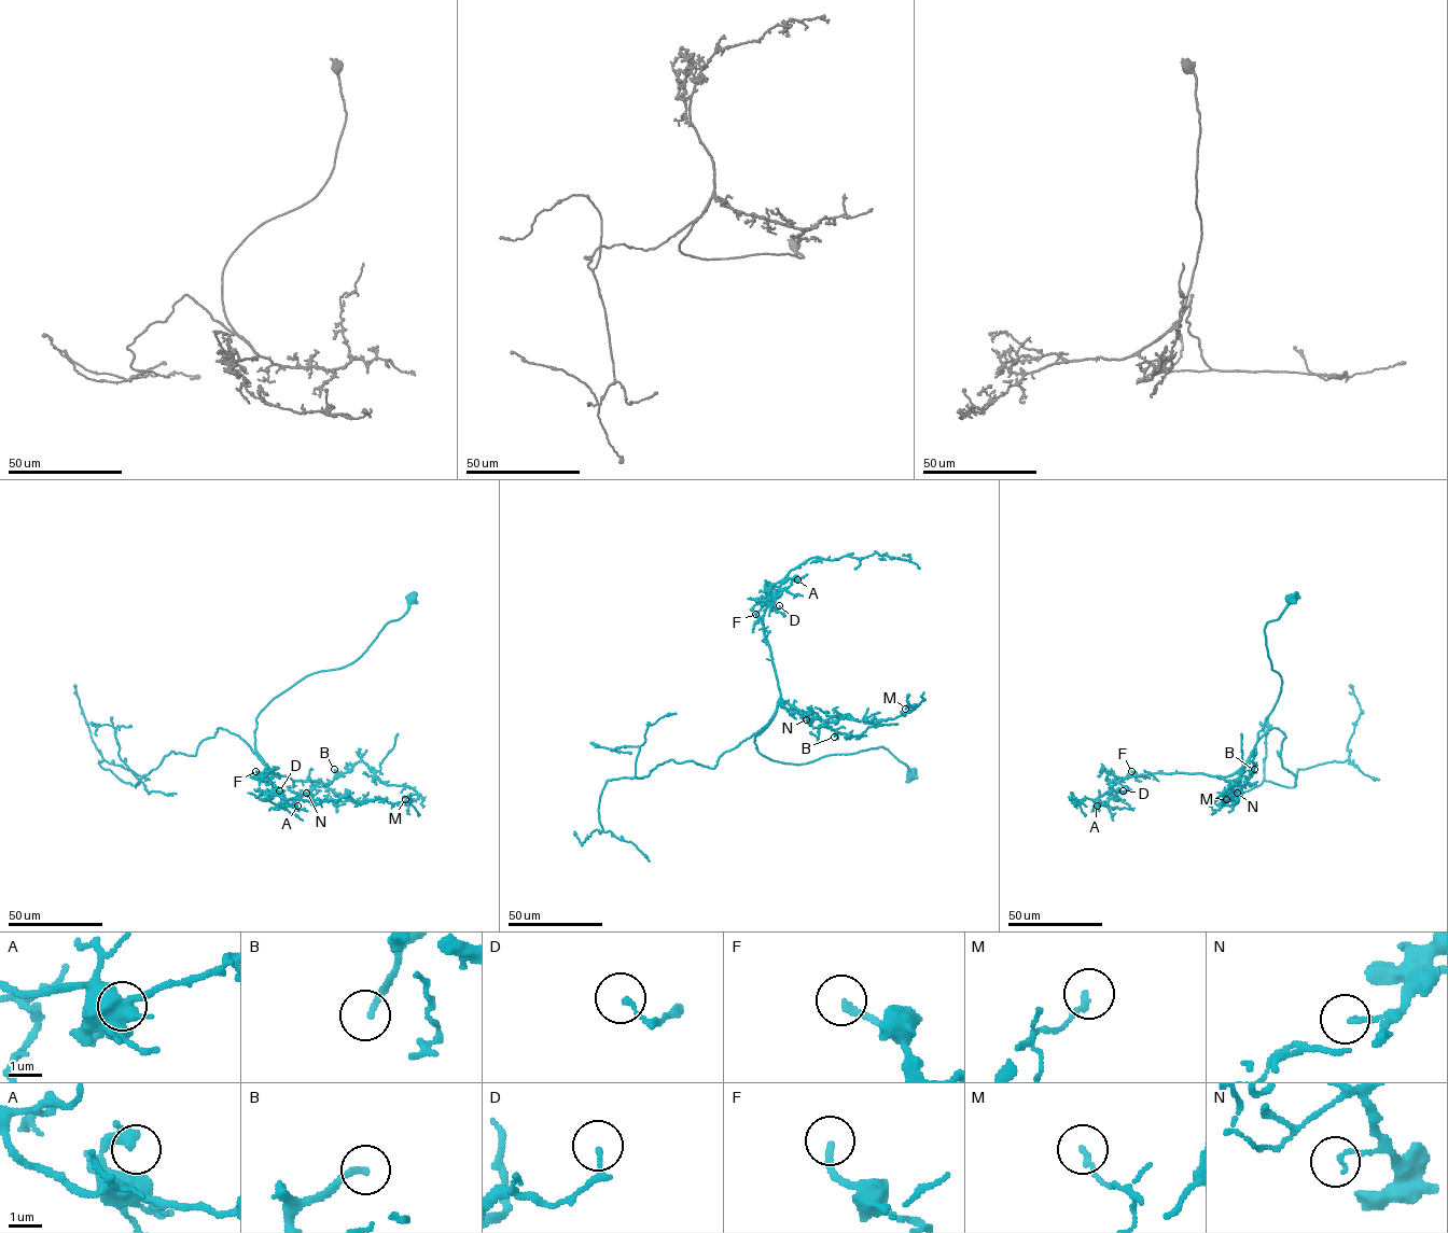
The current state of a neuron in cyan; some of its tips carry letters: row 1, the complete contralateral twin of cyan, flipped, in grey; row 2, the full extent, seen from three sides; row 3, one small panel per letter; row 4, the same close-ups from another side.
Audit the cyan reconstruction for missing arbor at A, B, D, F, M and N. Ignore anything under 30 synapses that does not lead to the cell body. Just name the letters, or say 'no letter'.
B, F

